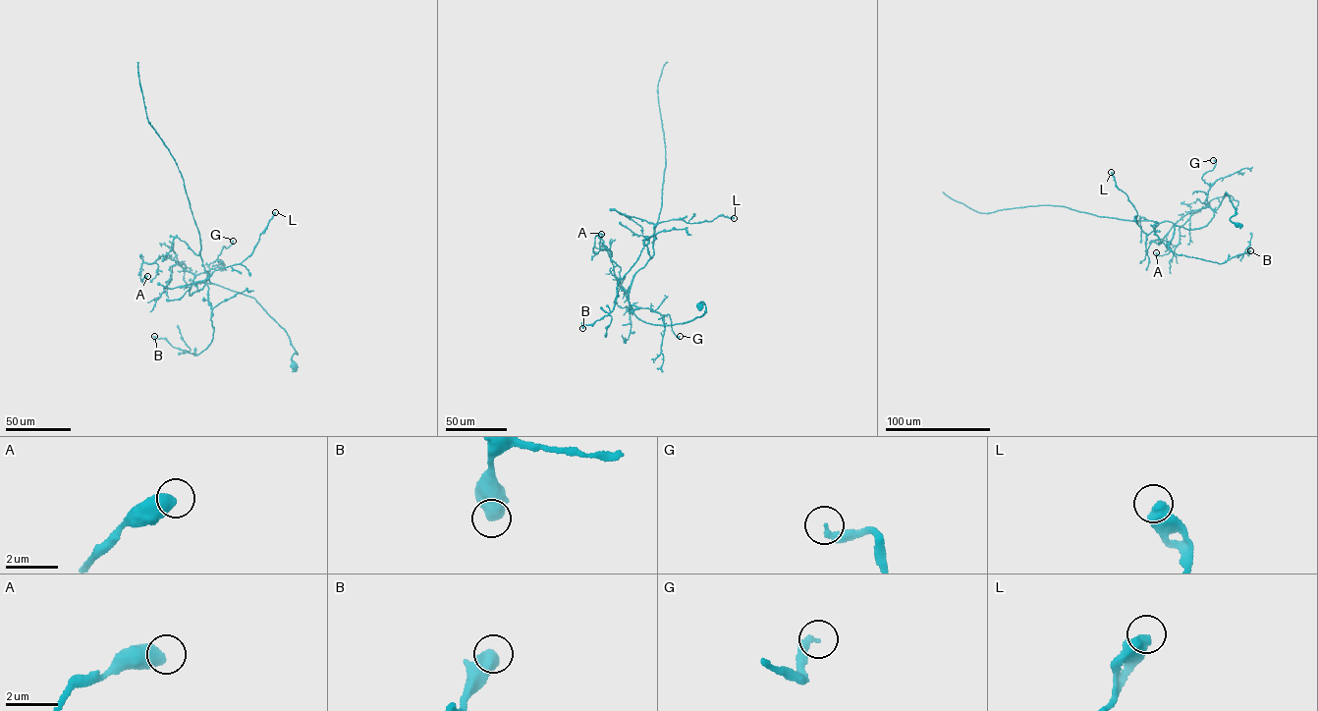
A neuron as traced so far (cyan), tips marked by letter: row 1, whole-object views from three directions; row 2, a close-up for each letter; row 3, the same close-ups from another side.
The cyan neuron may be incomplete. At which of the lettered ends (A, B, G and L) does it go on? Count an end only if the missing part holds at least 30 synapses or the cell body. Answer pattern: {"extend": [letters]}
{"extend": []}

